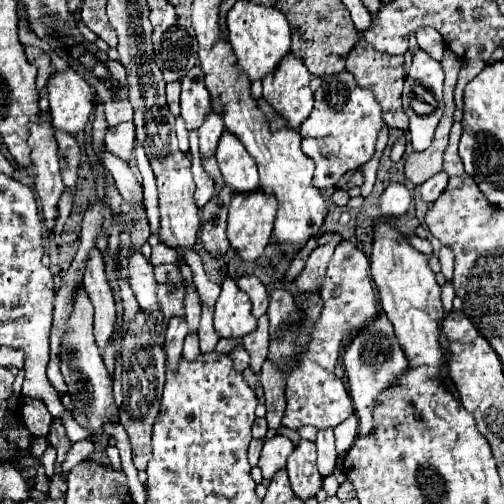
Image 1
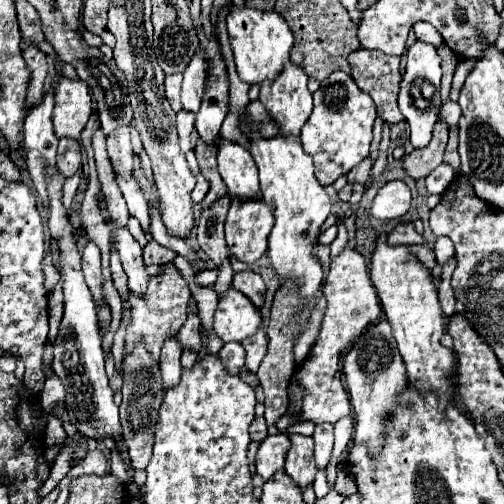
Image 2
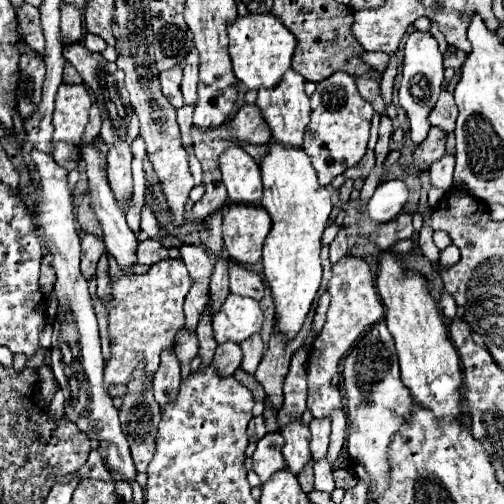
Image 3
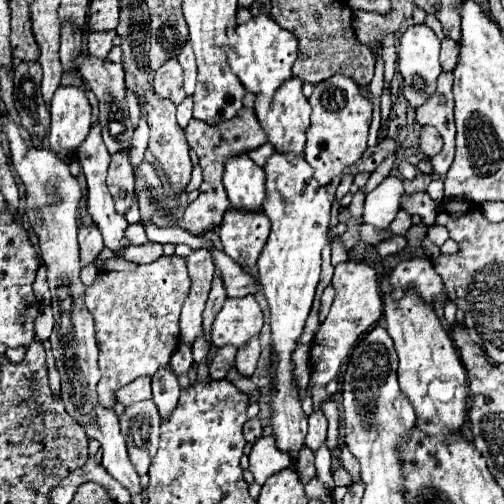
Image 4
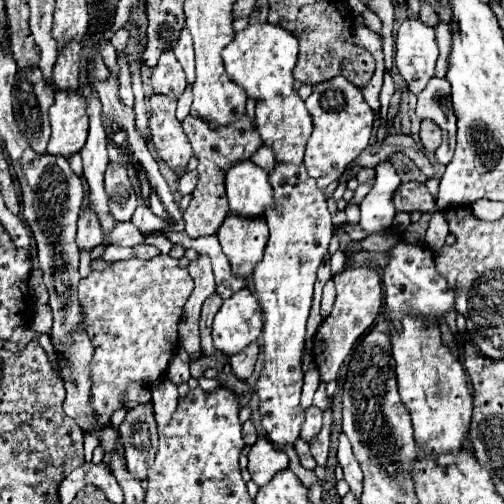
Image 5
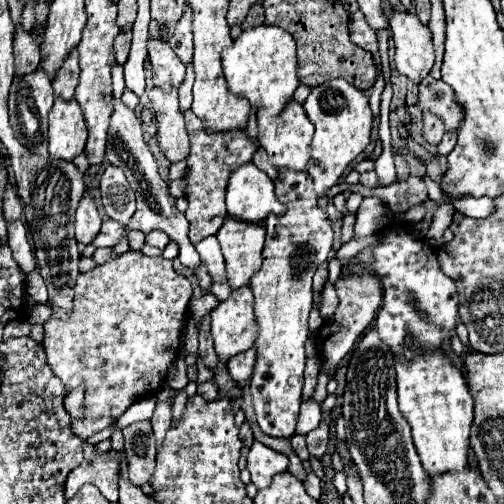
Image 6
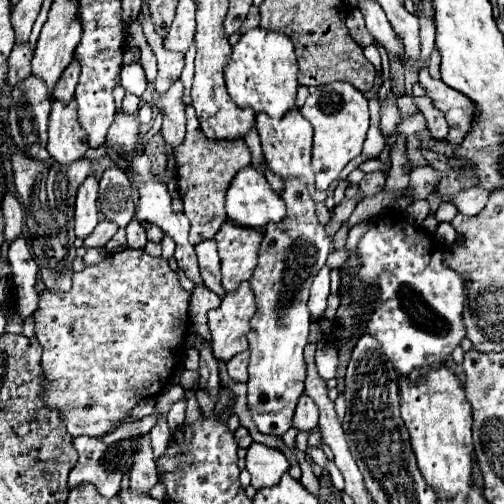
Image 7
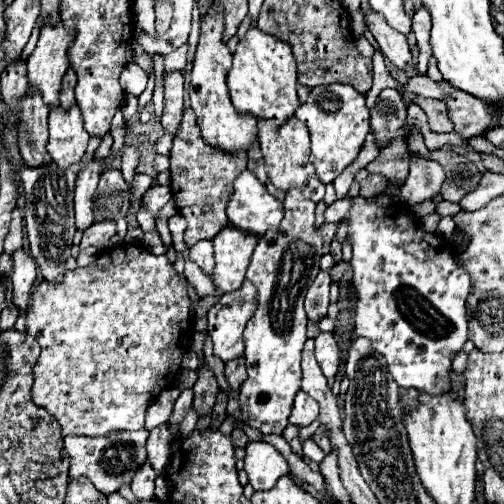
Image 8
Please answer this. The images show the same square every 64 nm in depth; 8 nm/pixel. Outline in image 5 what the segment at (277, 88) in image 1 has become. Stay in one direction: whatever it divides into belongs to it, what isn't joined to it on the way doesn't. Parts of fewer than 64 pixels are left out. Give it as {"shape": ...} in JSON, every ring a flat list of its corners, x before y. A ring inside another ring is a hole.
{"shape":[[292,90,290,94,282,96,282,99,274,102,272,100,256,101,255,123,264,144,268,148,272,148,276,162,302,164,306,142,308,142,308,136,312,134,312,118,310,118,310,112,306,110,304,100,298,96,296,90]]}

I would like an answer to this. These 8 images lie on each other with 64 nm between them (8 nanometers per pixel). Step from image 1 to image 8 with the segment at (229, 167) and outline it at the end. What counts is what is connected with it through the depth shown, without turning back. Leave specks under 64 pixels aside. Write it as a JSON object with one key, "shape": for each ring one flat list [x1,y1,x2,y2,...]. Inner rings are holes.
{"shape":[[244,170,236,178,226,212,232,226,258,236,268,228,278,228,284,218,282,202,276,200,250,170]]}

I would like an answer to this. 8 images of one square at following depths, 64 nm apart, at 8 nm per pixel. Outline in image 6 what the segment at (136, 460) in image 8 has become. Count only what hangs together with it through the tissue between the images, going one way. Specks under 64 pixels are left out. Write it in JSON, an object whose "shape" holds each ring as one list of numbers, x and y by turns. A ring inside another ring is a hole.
{"shape":[[84,446,84,454,88,454,90,460,86,458,78,468,74,468,64,482,66,500,70,500,84,484,92,482,98,486,102,496,106,496,110,502,118,502,116,484,120,476,120,454,110,450,98,456,94,446]]}

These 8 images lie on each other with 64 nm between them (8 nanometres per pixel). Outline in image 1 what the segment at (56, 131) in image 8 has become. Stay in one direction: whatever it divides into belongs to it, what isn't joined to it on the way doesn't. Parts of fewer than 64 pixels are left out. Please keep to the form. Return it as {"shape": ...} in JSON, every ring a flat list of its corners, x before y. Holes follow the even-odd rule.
{"shape":[[72,68,56,72,48,82,48,100,50,114,58,130,66,130,70,134,84,130,94,106,94,94,80,74]]}

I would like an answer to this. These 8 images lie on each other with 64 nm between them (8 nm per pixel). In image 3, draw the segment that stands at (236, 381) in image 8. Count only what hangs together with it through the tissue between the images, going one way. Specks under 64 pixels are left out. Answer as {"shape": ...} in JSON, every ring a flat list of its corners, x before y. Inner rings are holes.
{"shape":[[254,334,250,336,248,340,244,340,240,344,242,352,244,352,244,358,242,358,242,368,248,372,248,374,254,374,260,360,262,360,262,352,264,352,264,344,262,344,262,338,260,334]]}

